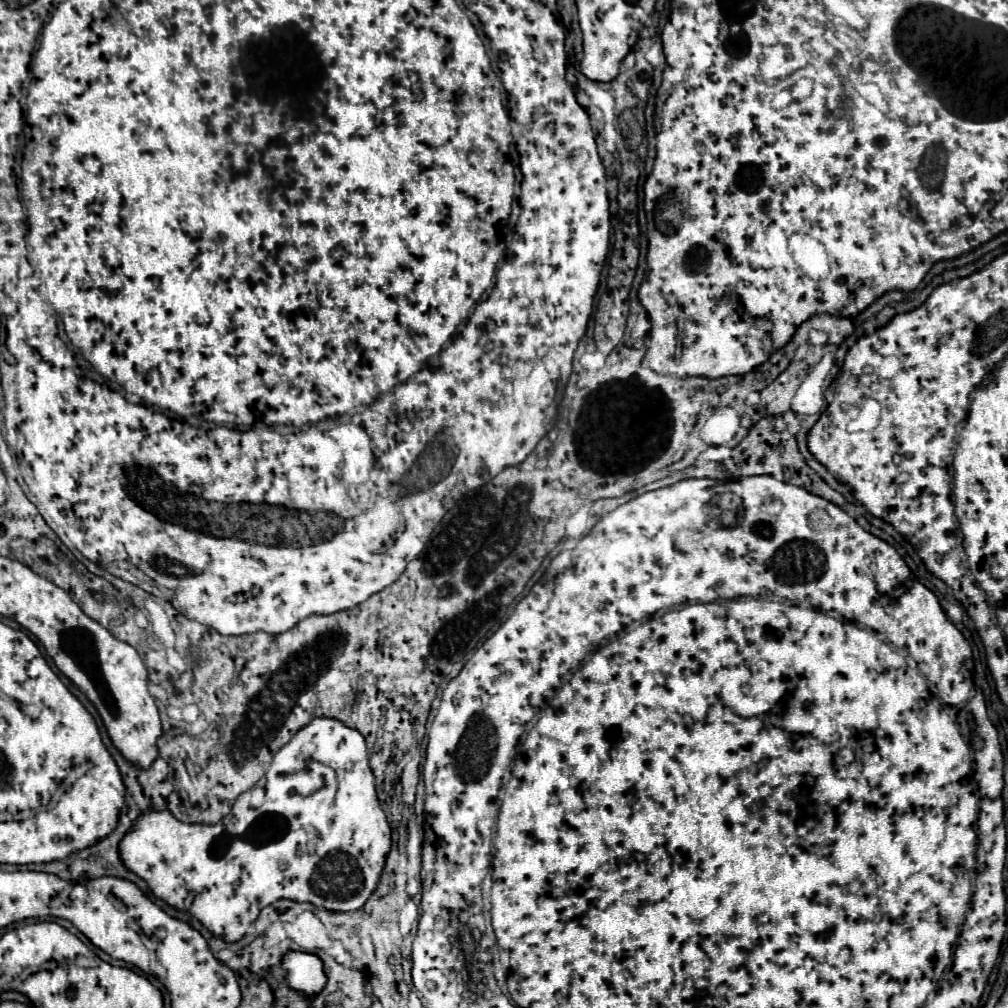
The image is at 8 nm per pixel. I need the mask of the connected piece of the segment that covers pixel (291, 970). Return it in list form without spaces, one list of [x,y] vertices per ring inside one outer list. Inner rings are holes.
[[[288,951],[282,965],[286,969],[288,985],[304,995],[316,995],[318,989],[326,985],[322,961],[312,953]]]

